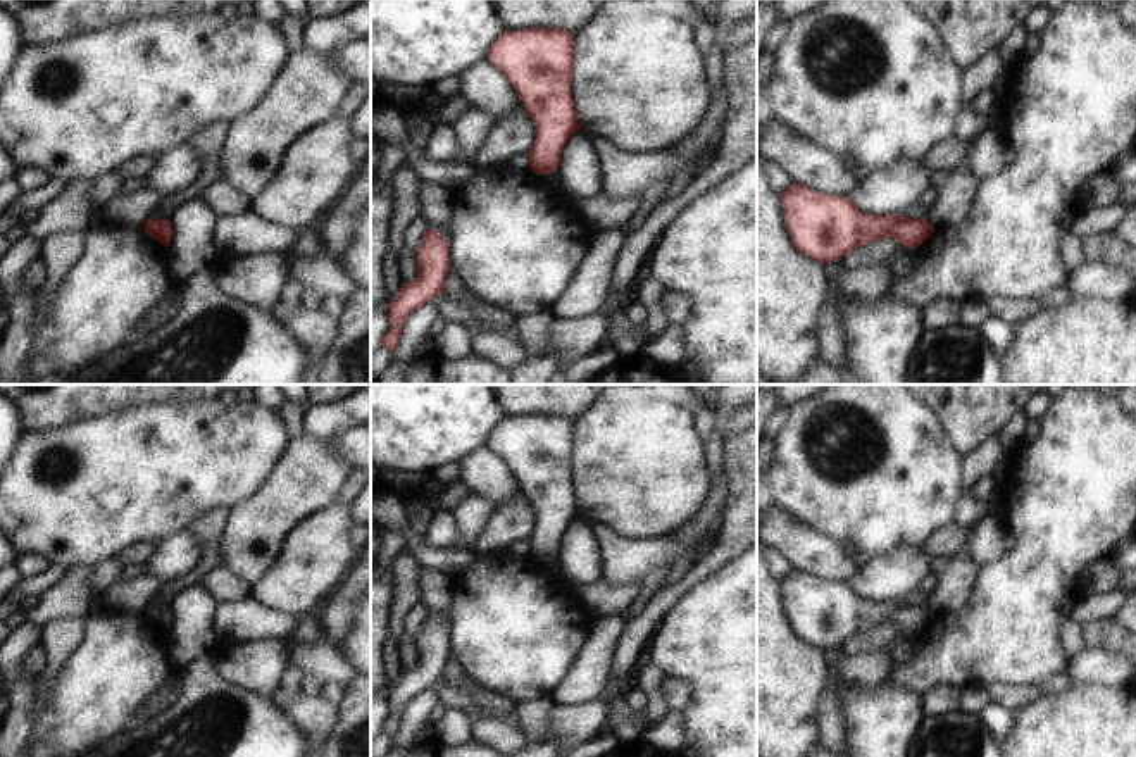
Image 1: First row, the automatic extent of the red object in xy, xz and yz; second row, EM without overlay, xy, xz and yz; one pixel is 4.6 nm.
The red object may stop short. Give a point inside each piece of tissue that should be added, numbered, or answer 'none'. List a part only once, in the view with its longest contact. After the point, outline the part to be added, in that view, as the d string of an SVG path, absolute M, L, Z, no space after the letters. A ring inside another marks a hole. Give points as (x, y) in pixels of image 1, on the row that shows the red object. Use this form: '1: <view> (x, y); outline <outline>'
none

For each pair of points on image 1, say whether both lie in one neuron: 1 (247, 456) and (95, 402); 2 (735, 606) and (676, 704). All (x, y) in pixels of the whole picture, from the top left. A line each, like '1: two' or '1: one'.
1: two
2: two

